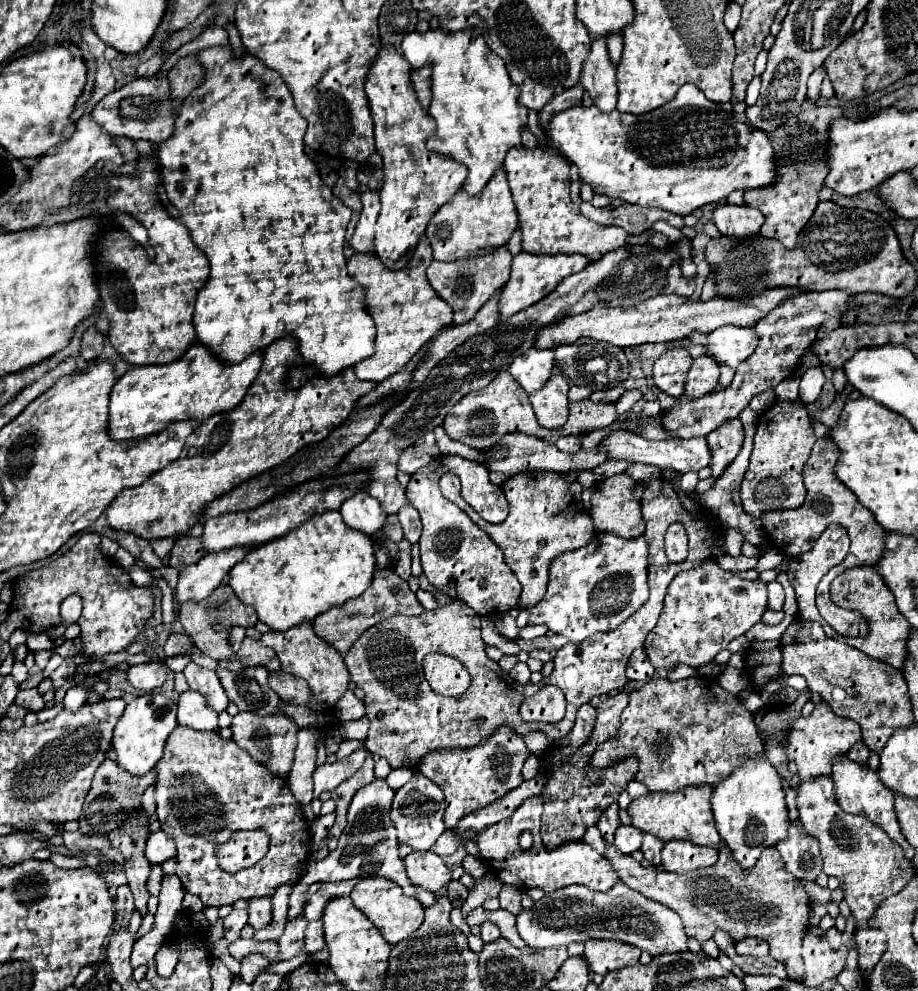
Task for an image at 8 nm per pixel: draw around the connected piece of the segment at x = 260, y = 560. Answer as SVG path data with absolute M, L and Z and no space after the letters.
M326 512L322 516L312 516L308 522L288 532L286 536L276 538L260 546L258 550L248 552L248 556L230 570L228 582L244 604L256 608L260 622L268 624L272 630L282 632L302 622L312 622L318 614L362 596L362 592L366 592L370 580L374 578L374 570L376 570L376 556L372 548L372 538L362 532L350 530L344 524L340 512Z

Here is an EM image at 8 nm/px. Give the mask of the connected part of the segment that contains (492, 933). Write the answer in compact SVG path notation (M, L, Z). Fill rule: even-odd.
M486 922L486 924L482 924L482 934L480 934L480 938L488 944L488 942L494 942L494 940L498 940L500 938L500 930L492 924L492 922Z

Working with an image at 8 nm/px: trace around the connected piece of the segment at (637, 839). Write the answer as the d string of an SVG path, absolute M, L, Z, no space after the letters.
M620 826L616 830L616 840L614 840L616 848L622 852L622 854L632 854L636 850L640 850L642 846L642 832L634 826Z

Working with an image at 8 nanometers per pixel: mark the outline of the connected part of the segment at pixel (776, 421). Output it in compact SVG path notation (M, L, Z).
M776 402L768 412L760 416L750 466L746 470L740 490L740 500L746 514L760 518L762 512L792 510L804 504L806 488L802 482L802 468L810 456L814 442L816 438L812 430L812 420L806 412L806 406L802 404Z

